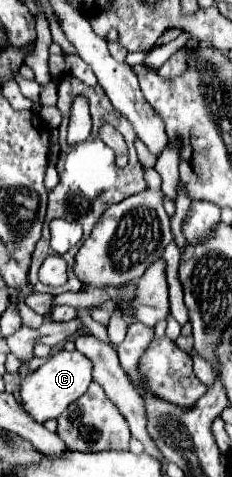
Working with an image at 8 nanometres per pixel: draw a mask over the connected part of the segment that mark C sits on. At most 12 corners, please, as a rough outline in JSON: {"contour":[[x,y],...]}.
{"contour":[[57,351],[19,387],[37,423],[57,419],[91,383],[79,351]]}

